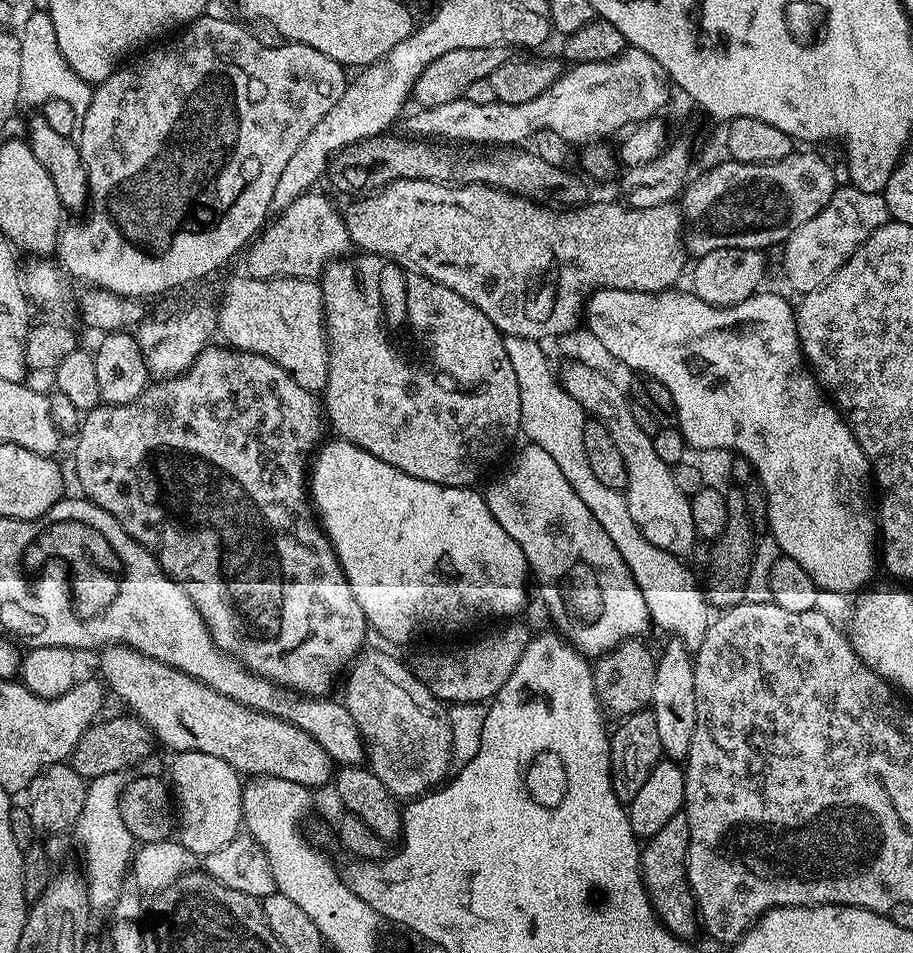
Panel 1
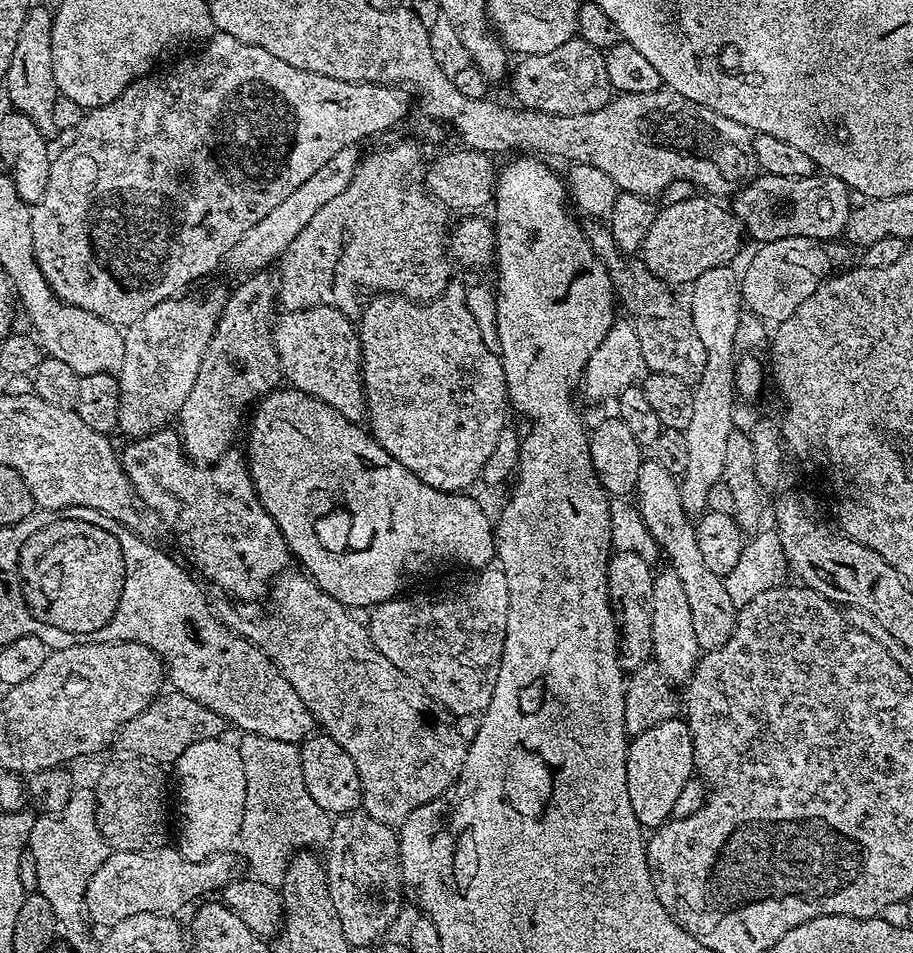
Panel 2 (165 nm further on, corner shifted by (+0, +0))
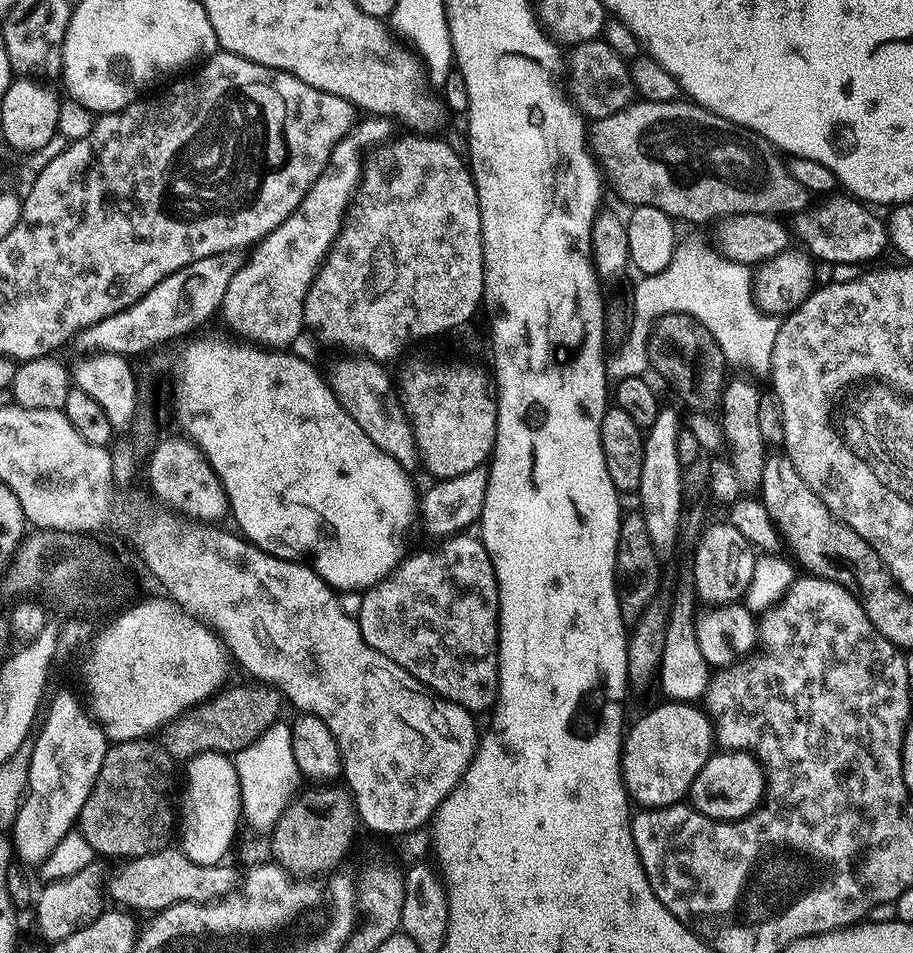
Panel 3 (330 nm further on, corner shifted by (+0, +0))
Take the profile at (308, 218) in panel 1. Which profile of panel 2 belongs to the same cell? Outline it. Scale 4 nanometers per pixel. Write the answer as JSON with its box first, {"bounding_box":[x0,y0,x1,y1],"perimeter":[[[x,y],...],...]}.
{"bounding_box":[275,144,450,312],"perimeter":[[[412,144],[384,148],[381,152],[370,153],[369,156],[367,153],[361,159],[350,186],[346,186],[342,194],[330,198],[330,202],[326,202],[314,214],[314,218],[310,218],[310,222],[306,222],[302,232],[278,257],[275,285],[281,309],[296,312],[300,308],[330,306],[344,310],[359,294],[360,288],[369,288],[369,293],[372,294],[395,294],[417,302],[437,300],[444,295],[450,283],[446,228],[444,232],[446,208],[423,187],[415,188],[404,181],[411,178],[416,167],[421,167],[419,164],[420,152]]]}

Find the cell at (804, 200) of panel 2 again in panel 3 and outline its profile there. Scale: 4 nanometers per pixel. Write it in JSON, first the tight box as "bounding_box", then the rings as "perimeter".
{"bounding_box":[794,194,889,264],"perimeter":[[[836,194],[827,199],[817,211],[814,208],[805,210],[795,217],[796,228],[794,224],[794,236],[804,240],[803,247],[817,261],[825,260],[828,264],[864,264],[867,260],[876,260],[884,252],[884,247],[889,247],[888,226],[883,219],[879,220],[875,216],[873,209],[869,205],[853,198],[848,194]]]}

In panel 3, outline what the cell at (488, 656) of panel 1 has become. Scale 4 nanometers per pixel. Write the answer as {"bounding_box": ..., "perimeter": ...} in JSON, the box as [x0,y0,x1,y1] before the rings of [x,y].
{"bounding_box":[358,534,500,714],"perimeter":[[[457,534],[441,539],[437,544],[440,545],[430,549],[429,552],[416,552],[413,556],[411,553],[401,560],[388,576],[363,593],[358,617],[362,638],[374,650],[378,650],[378,654],[386,654],[386,658],[398,662],[398,666],[402,666],[414,678],[421,680],[425,688],[435,692],[441,700],[462,706],[473,714],[487,713],[500,695],[500,599],[494,566],[490,562],[490,554],[486,554],[486,546],[480,541],[479,535]]]}

